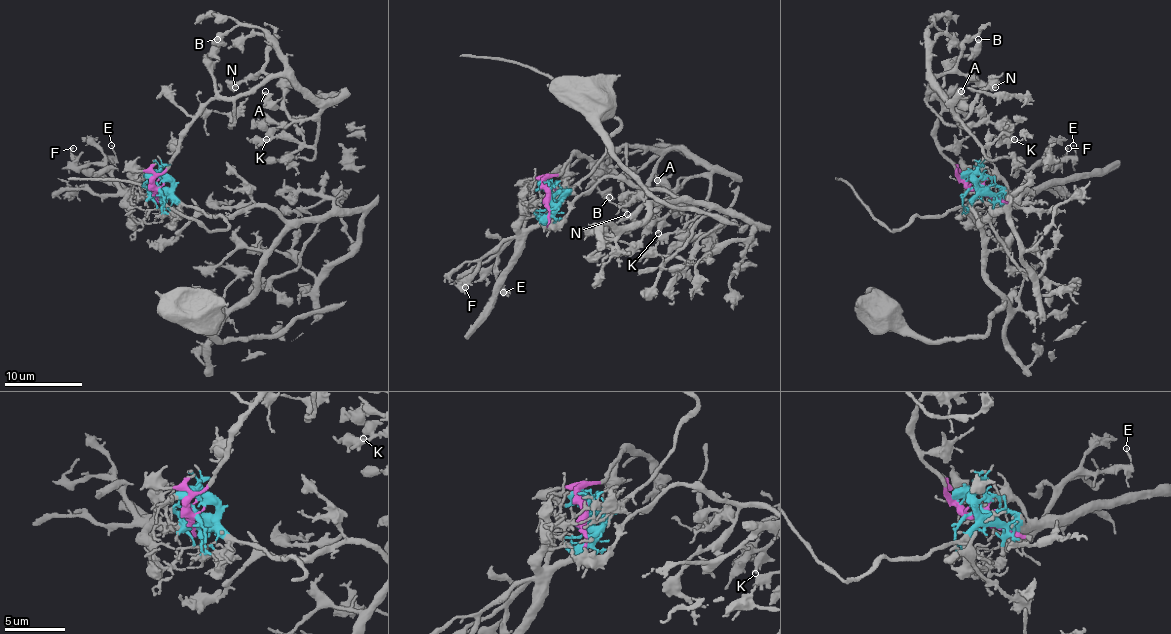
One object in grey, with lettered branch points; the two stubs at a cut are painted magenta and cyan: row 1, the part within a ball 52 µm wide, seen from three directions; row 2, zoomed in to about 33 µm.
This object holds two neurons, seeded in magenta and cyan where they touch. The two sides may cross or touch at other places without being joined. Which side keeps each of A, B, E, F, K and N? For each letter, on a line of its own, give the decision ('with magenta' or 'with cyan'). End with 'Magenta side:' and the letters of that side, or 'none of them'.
A: with magenta
B: with magenta
E: with cyan
F: with cyan
K: with magenta
N: with magenta
Magenta side: A, B, K, N

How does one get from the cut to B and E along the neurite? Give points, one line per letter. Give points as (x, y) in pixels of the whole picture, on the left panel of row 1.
B: (155, 188), (154, 180), (177, 151), (185, 126), (216, 95), (212, 64), (206, 54), (218, 38)
E: (155, 188), (161, 192), (128, 194), (105, 167), (105, 161), (115, 153), (111, 145)

